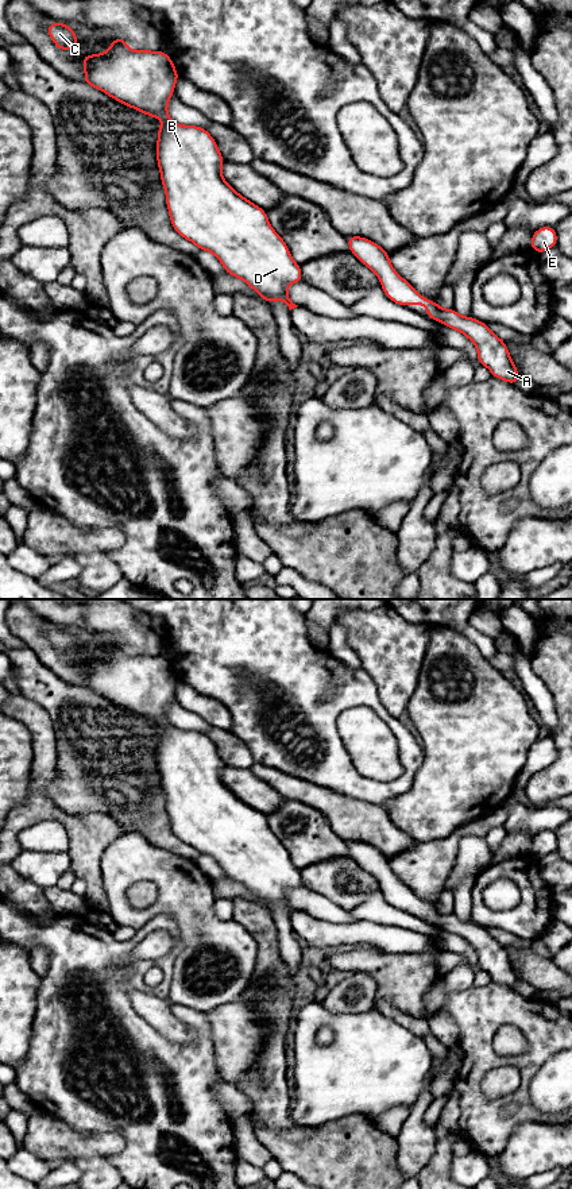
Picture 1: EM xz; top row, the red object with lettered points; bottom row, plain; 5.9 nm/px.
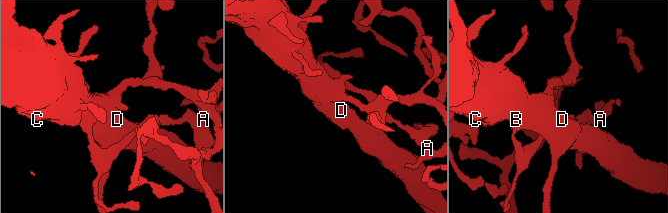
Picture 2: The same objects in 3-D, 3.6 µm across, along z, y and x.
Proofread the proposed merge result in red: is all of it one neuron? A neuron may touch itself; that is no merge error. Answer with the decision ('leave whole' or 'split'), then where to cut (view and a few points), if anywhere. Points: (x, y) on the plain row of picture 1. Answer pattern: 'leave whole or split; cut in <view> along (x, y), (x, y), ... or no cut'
leave whole; no cut

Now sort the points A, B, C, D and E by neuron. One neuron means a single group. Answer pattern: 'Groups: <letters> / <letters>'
Groups: A B C D E

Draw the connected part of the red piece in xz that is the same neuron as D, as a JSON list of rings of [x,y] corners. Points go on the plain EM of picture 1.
[[[117,641],[105,657],[82,661],[82,687],[147,721],[163,723],[158,734],[156,767],[173,833],[198,854],[212,857],[227,879],[243,884],[264,907],[279,904],[290,915],[297,912],[287,900],[287,889],[305,887],[301,869],[291,864],[289,852],[270,830],[266,815],[239,799],[223,783],[225,763],[205,733],[181,730],[169,722],[167,707],[179,683],[171,661],[162,655],[130,655],[125,648],[124,642]]]

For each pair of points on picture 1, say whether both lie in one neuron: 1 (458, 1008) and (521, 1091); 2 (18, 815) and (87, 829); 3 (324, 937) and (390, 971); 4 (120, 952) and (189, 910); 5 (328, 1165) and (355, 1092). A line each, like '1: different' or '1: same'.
1: same
2: same
3: different
4: different
5: different

